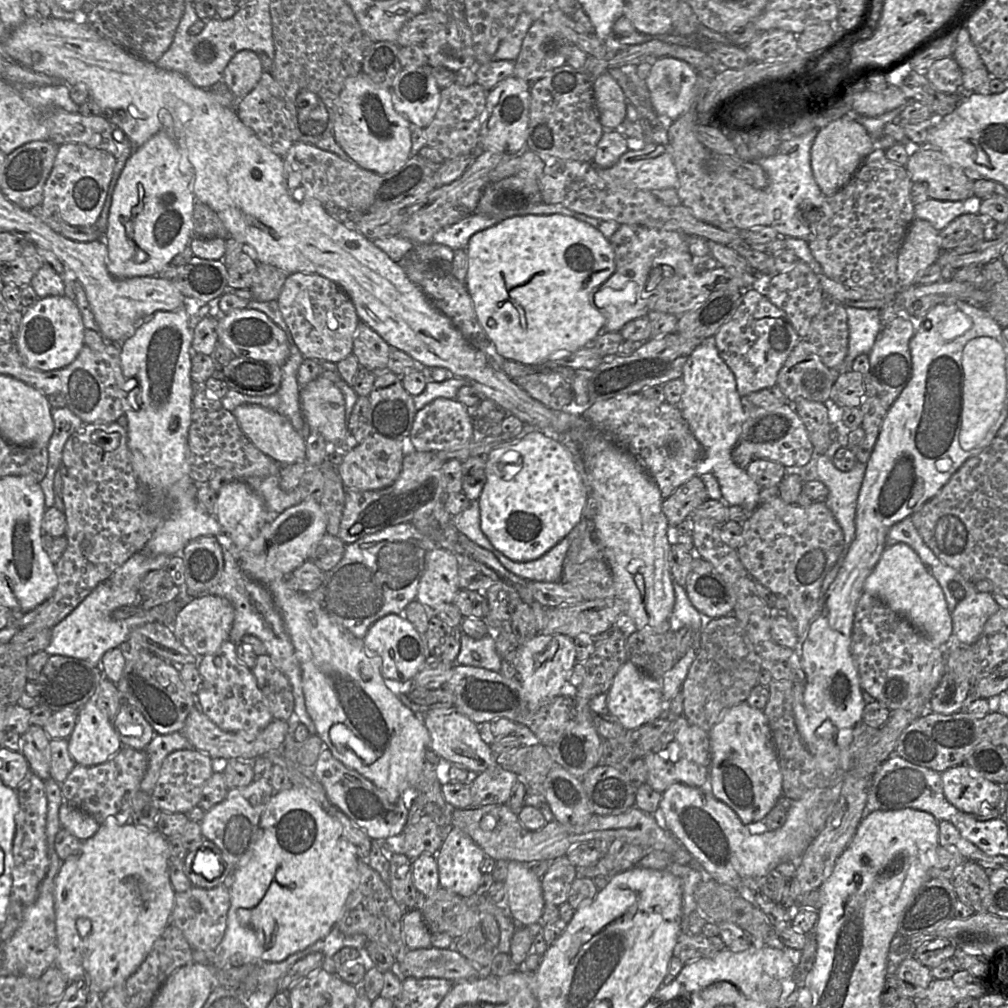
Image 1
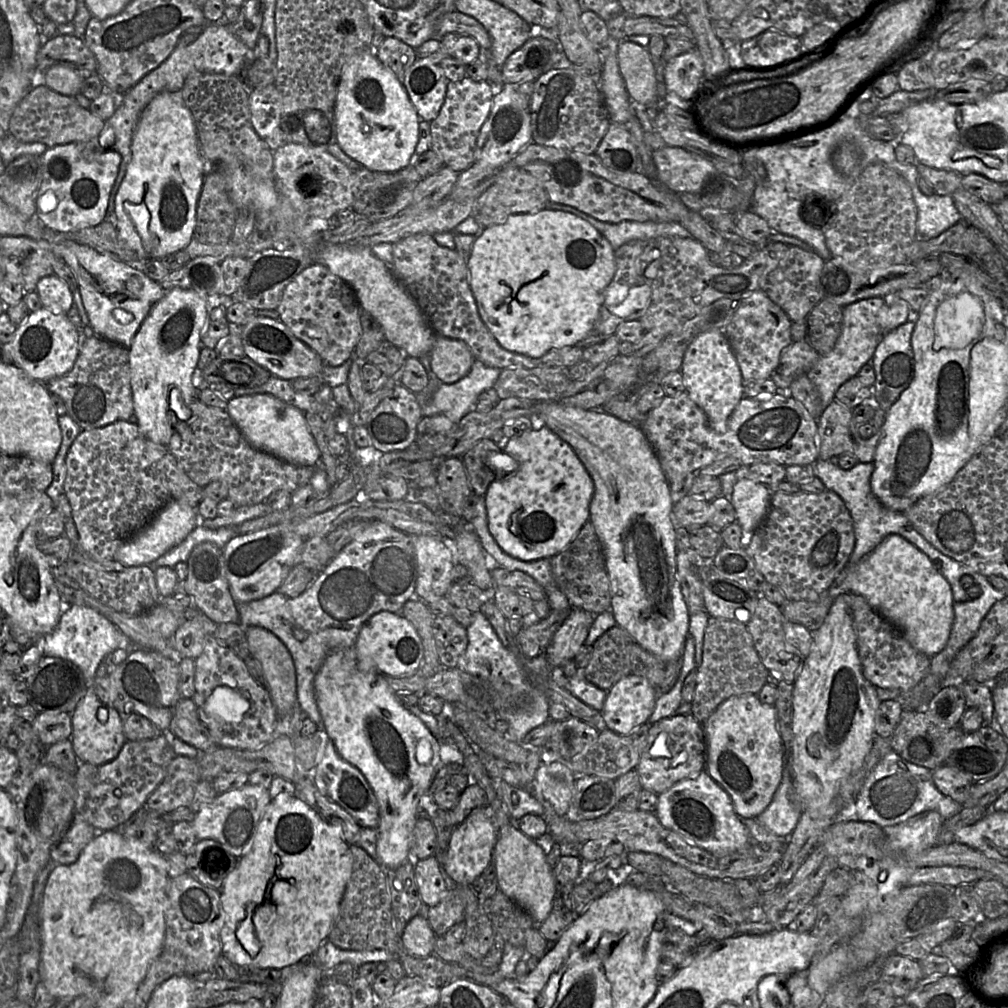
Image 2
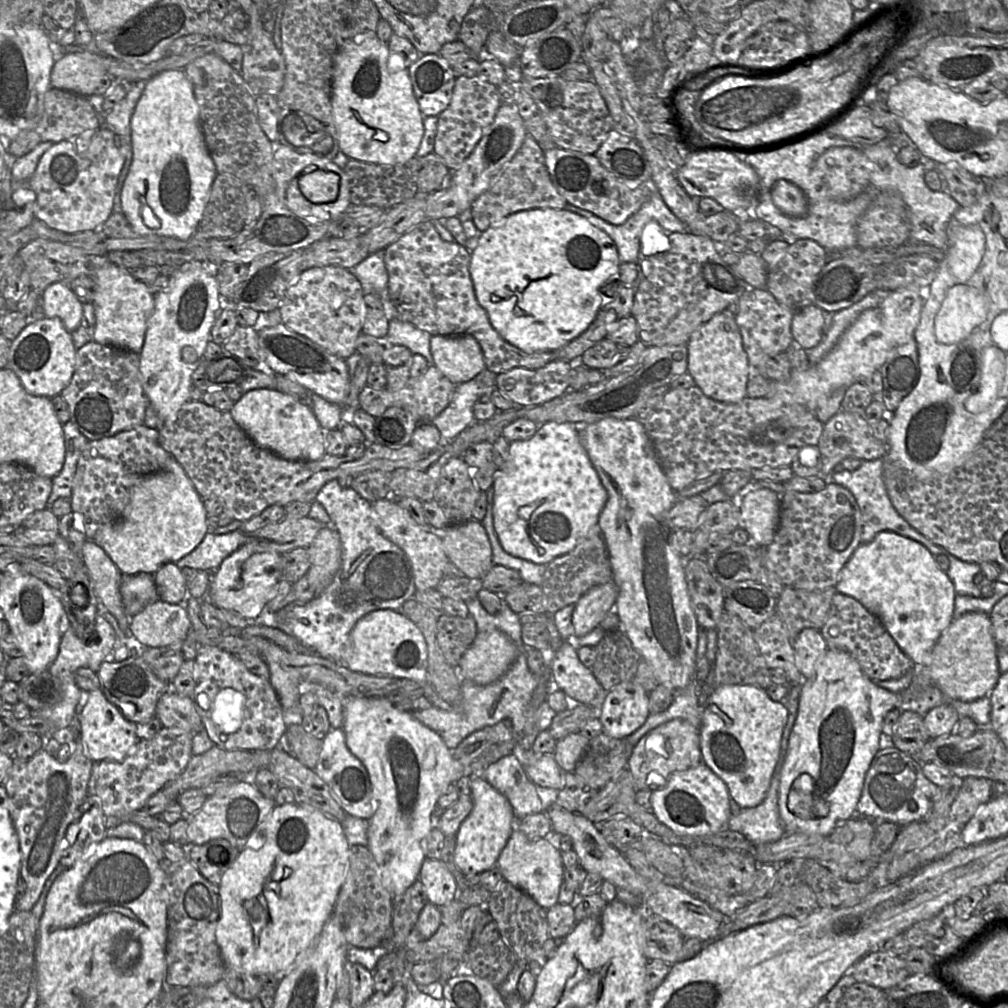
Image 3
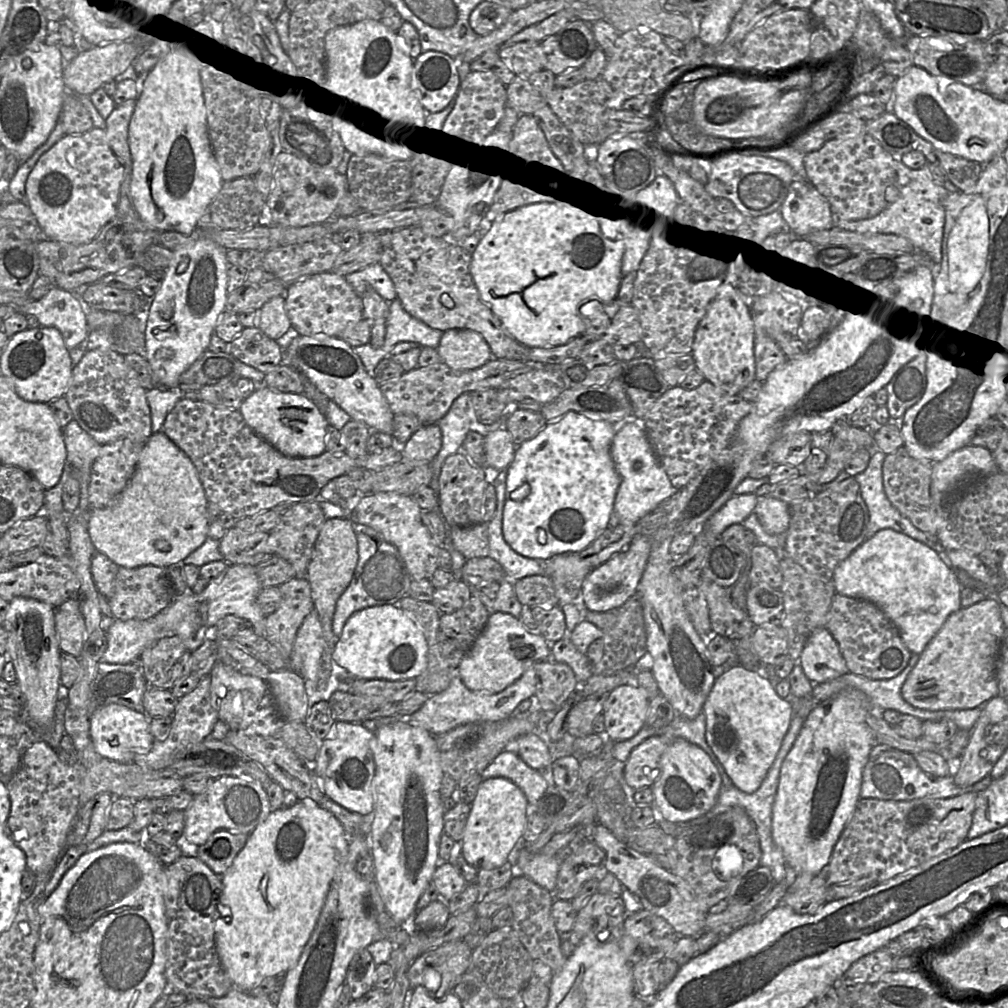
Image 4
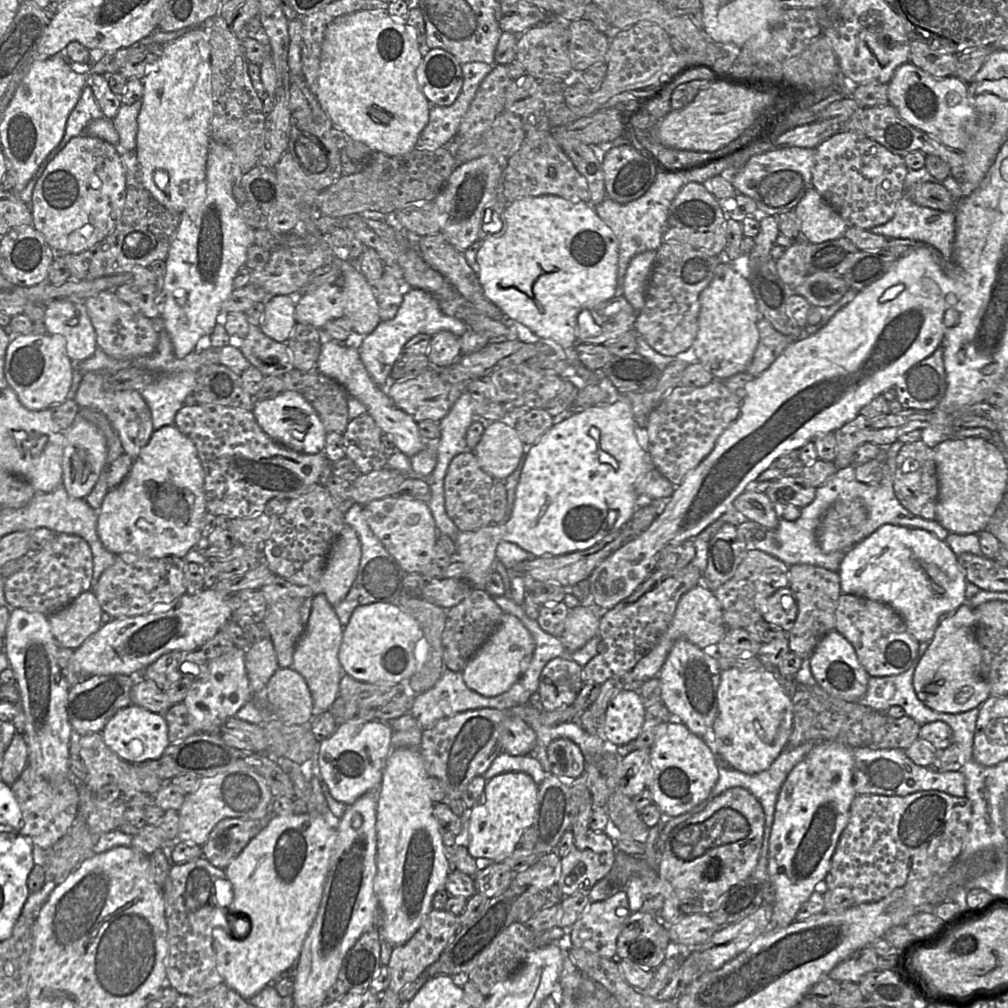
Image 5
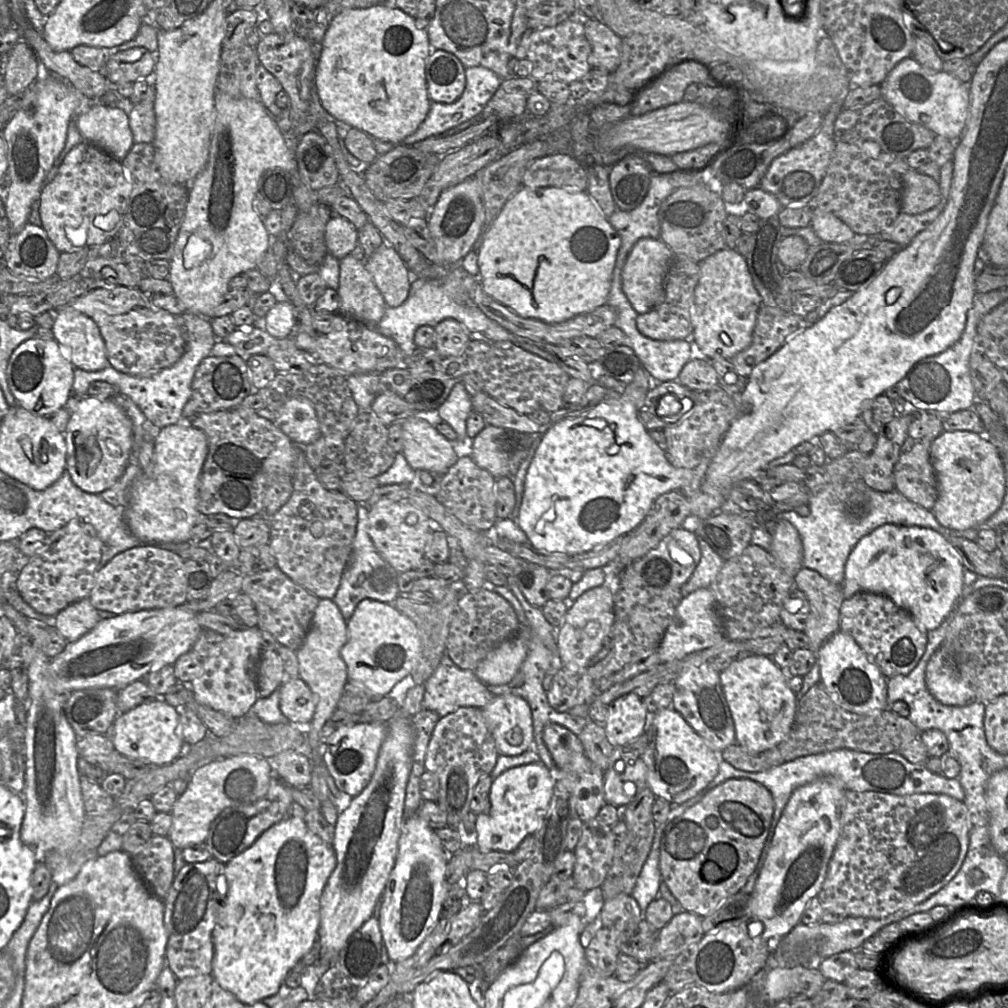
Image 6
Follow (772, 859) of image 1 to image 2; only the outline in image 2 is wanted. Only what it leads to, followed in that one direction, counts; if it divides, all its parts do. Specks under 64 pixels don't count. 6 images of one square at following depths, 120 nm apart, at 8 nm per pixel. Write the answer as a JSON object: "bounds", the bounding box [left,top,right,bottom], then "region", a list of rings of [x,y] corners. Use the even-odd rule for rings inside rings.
{"bounds":[654,770,753,856],"region":[[[707,770],[695,777],[681,780],[659,794],[654,813],[664,827],[717,856],[739,852],[753,843],[749,829],[734,809],[731,797],[712,779]]]}

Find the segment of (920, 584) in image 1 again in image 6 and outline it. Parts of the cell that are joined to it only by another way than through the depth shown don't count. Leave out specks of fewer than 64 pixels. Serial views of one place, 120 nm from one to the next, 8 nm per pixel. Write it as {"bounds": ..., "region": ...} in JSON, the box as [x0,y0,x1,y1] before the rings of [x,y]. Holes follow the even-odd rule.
{"bounds":[841,524,964,632],"region":[[[883,524],[863,536],[849,553],[841,589],[844,598],[860,591],[885,595],[907,610],[917,625],[928,632],[937,628],[952,610],[964,587],[963,574],[964,567],[946,534],[920,526]]]}

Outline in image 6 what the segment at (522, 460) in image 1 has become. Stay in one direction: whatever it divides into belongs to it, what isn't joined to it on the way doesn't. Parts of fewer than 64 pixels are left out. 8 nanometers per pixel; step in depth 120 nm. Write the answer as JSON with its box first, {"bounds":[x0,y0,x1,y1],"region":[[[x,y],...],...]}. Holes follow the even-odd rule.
{"bounds":[518,367,707,555],"region":[[[640,367],[636,372],[634,380],[624,387],[620,398],[616,400],[606,400],[600,402],[589,409],[587,412],[576,418],[568,418],[552,424],[543,434],[537,447],[531,464],[525,477],[522,503],[520,506],[518,526],[528,537],[529,543],[536,549],[544,550],[550,553],[563,553],[567,555],[581,554],[591,551],[593,548],[609,543],[619,537],[633,532],[645,519],[651,509],[653,502],[661,494],[669,491],[678,490],[685,496],[691,497],[697,492],[705,478],[707,465],[699,464],[693,469],[677,468],[670,464],[665,451],[650,437],[649,431],[643,426],[639,418],[639,409],[641,408],[645,396],[652,387],[654,381],[650,373]]]}

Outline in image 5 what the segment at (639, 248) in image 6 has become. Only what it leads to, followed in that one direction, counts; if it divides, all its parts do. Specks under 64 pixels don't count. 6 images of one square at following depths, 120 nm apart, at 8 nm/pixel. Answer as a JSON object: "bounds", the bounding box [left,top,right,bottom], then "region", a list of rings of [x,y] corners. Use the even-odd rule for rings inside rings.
{"bounds":[623,251,657,313],"region":[[[657,251],[642,252],[630,261],[623,281],[623,296],[638,313],[645,305],[646,289]]]}

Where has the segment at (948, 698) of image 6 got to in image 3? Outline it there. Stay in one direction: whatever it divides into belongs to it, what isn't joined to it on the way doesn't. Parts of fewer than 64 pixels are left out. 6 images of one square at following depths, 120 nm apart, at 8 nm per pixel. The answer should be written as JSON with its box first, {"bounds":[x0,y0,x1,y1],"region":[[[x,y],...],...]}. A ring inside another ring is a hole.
{"bounds":[897,612,1001,707],"region":[[[968,612],[954,618],[935,643],[928,663],[914,666],[911,684],[897,694],[899,707],[902,702],[910,702],[926,688],[937,687],[949,698],[971,702],[989,696],[1001,673],[998,666],[998,648],[993,638],[991,621],[988,614]]]}

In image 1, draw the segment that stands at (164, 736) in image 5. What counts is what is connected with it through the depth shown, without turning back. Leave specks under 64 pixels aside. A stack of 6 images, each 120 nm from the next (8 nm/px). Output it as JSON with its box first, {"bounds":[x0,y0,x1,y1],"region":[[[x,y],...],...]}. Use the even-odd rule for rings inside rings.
{"bounds":[67,698,123,767],"region":[[[94,698],[79,709],[76,724],[67,740],[68,751],[75,763],[86,767],[105,763],[123,746],[113,721],[101,712]]]}

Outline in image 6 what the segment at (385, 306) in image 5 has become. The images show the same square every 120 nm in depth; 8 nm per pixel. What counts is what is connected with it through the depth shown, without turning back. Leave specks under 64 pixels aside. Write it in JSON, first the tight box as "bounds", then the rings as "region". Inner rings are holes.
{"bounds":[364,242,412,307],"region":[[[384,242],[364,261],[387,307],[398,307],[408,298],[412,276],[402,257]]]}

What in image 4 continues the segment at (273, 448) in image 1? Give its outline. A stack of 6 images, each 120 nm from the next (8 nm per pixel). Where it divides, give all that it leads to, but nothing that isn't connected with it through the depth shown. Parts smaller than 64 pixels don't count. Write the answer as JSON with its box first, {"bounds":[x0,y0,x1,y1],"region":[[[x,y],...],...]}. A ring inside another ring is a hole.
{"bounds":[238,387,329,457],"region":[[[268,387],[257,389],[245,400],[238,410],[247,425],[276,450],[287,457],[317,457],[326,451],[329,424],[319,408],[304,394],[276,391]]]}

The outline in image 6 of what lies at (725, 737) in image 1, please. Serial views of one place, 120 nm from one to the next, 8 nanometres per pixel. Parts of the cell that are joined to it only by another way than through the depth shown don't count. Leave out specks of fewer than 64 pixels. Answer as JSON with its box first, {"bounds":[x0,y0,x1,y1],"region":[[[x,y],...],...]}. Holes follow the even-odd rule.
{"bounds":[719,654,797,752],"region":[[[746,654],[739,658],[735,658],[735,660],[733,660],[733,662],[730,663],[730,665],[725,670],[719,673],[719,678],[726,702],[728,704],[734,722],[736,739],[735,743],[738,743],[739,745],[745,747],[749,751],[761,752],[773,748],[779,743],[781,743],[783,740],[785,740],[794,722],[797,702],[796,693],[793,692],[787,684],[787,672],[785,670],[781,669],[778,665],[776,665],[770,656]]]}

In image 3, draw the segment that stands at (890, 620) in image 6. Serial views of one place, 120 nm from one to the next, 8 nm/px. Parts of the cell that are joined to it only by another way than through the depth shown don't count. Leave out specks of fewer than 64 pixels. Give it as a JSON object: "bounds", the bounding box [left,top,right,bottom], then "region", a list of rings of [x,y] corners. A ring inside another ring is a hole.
{"bounds":[820,593,914,681],"region":[[[835,593],[820,632],[829,649],[849,653],[859,663],[863,673],[873,681],[897,679],[914,667],[880,620],[851,596]]]}

